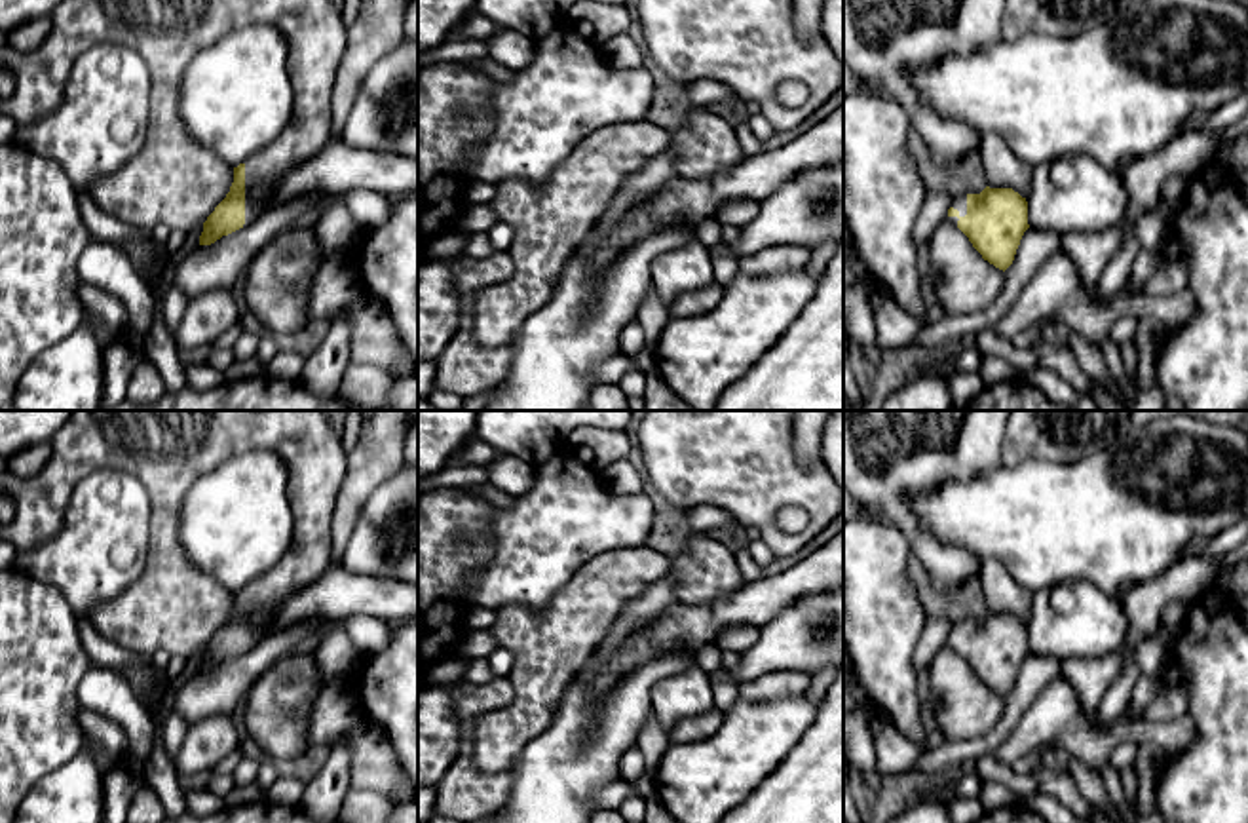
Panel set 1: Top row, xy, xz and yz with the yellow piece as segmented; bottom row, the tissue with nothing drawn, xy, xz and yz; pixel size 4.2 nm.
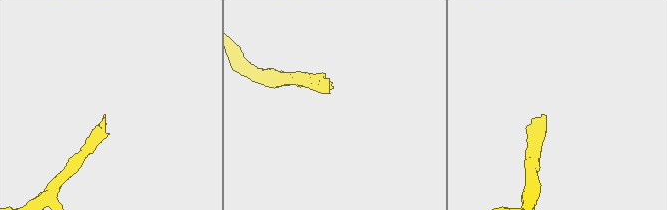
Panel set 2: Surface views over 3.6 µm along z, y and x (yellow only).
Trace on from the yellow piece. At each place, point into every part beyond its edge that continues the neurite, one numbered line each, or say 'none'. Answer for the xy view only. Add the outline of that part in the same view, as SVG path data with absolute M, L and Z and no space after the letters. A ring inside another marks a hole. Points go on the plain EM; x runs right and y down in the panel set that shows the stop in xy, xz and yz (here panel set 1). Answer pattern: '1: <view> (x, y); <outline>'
1: xy (175, 607); M72 411L51 437L51 458L28 479L0 471L0 494L11 498L15 517L0 525L0 540L17 551L47 542L63 525L76 485L99 469L135 475L146 488L152 519L148 557L141 578L123 593L91 612L95 629L116 644L152 658L165 650L188 660L201 652L226 623L234 593L201 572L179 542L182 504L194 483L230 456L245 450L274 450L289 469L293 542L287 553L245 589L245 650L268 633L262 622L293 593L319 578L331 565L331 525L338 490L346 477L346 452L323 411Z

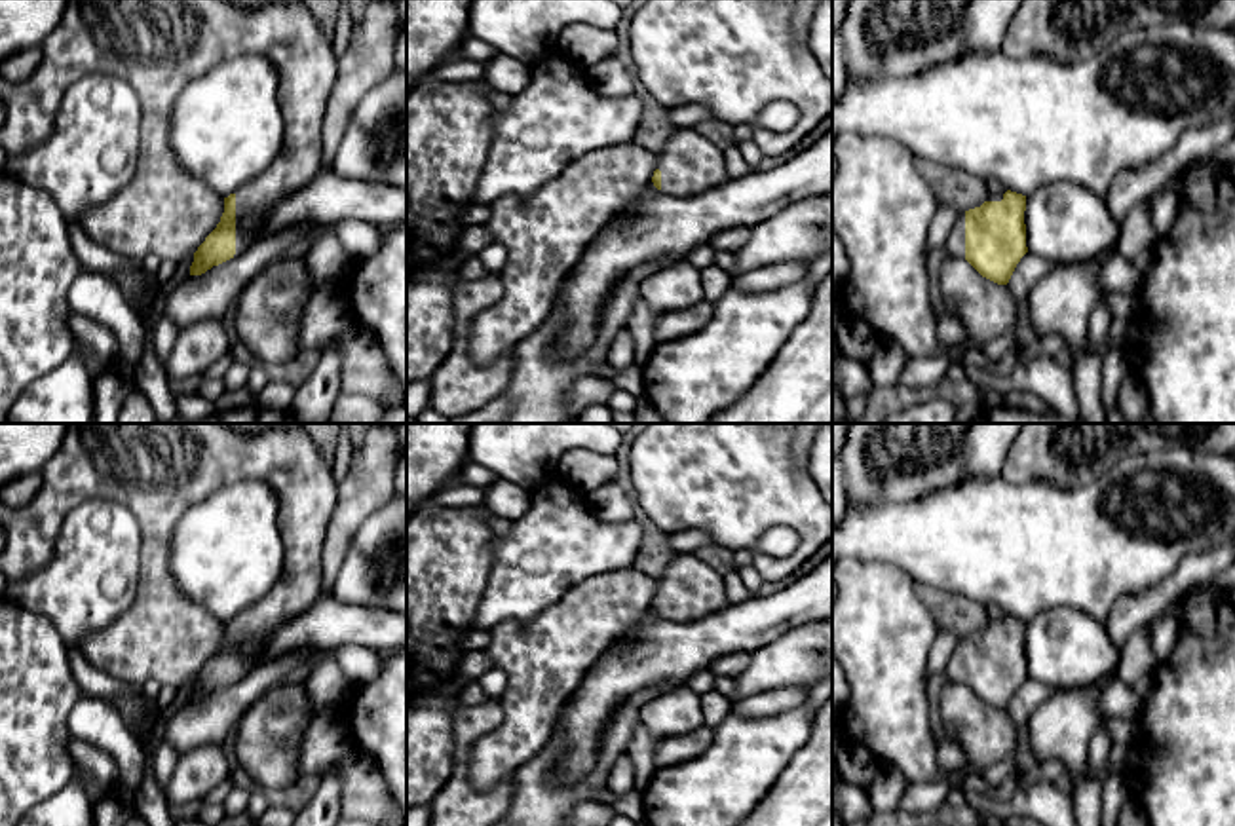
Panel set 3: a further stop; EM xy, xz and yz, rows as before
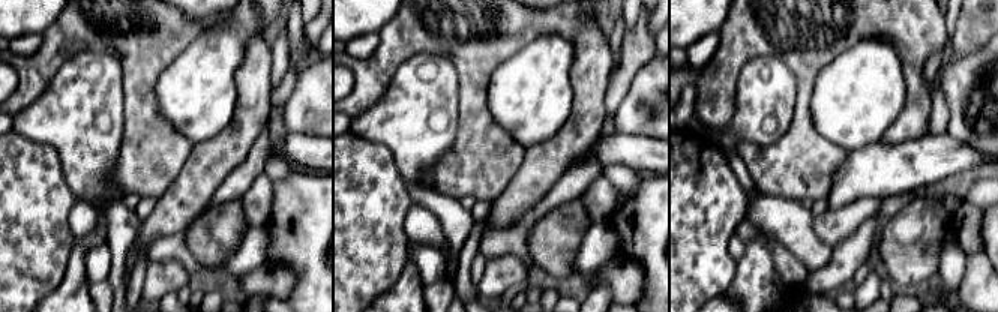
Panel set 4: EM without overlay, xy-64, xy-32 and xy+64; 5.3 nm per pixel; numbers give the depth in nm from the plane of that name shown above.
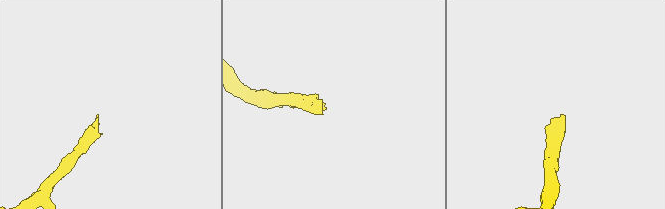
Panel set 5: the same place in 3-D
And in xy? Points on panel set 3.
1: xy (158, 471); M68 423L61 448L42 467L42 488L19 509L0 501L0 528L6 547L0 573L21 581L38 572L53 554L66 515L89 499L125 505L137 518L142 549L139 587L131 608L114 623L82 642L86 659L106 674L142 687L156 680L179 689L192 682L217 653L224 623L192 602L169 572L173 534L184 513L220 486L236 480L264 480L279 499L283 572L277 583L236 619L236 680L258 663L253 651L283 623L310 608L321 594L321 554L329 520L336 507L336 482L317 444L302 423L239 433L222 423Z

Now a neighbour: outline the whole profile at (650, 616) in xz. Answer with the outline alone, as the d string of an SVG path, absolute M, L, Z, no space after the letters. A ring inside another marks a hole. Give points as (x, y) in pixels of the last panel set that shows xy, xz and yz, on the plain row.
M650 606L648 611L636 623L633 623L625 632L621 632L604 653L608 653L614 648L623 648L627 642L638 638L640 629L650 627L652 623L659 619L661 617Z

